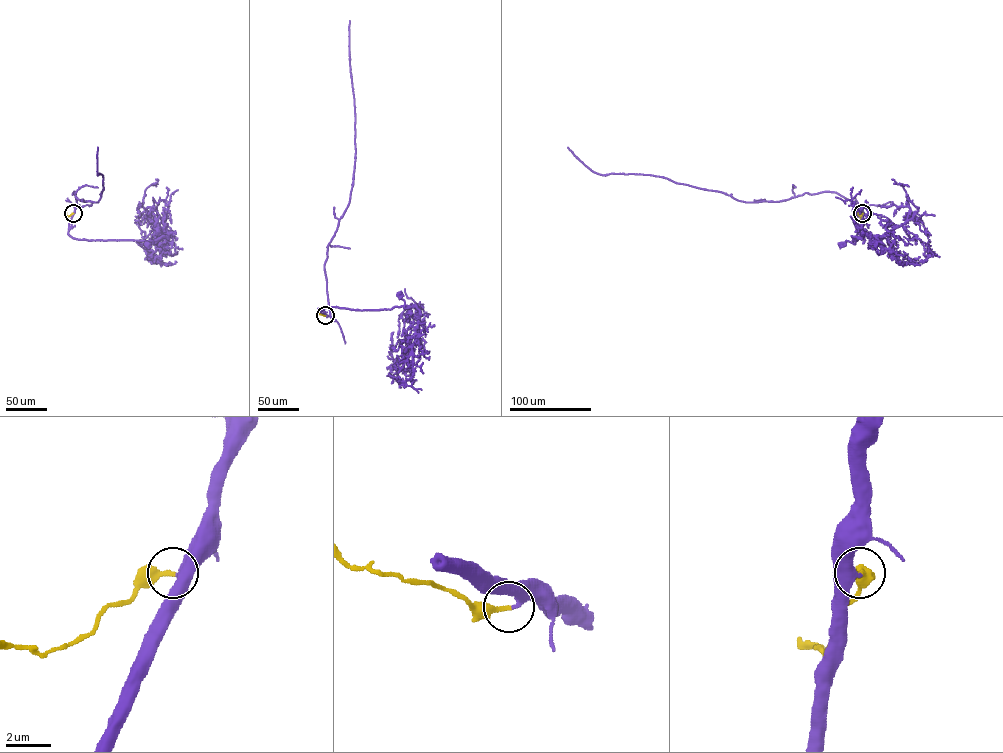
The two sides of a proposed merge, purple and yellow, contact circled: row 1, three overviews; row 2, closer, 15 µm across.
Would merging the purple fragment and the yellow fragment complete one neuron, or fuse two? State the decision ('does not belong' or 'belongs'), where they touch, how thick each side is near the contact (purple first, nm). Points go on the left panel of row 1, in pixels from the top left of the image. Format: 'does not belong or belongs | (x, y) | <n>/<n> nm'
belongs | (73, 213) | 400/280 nm

